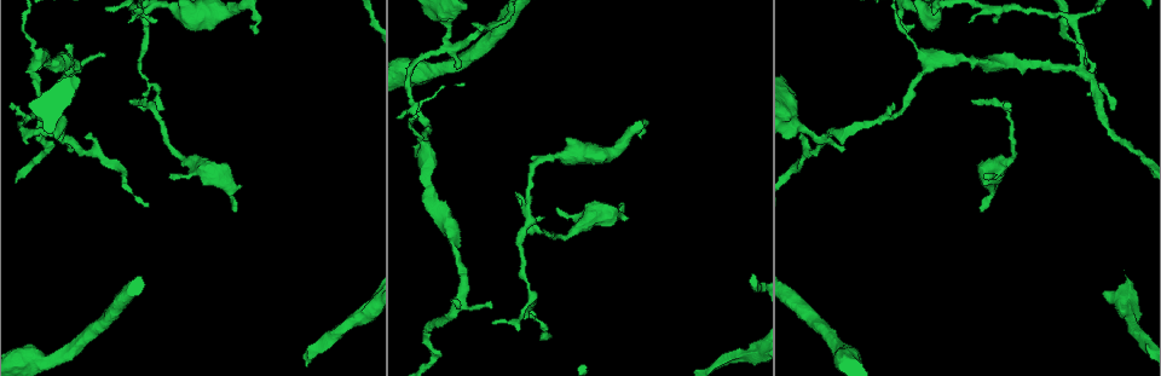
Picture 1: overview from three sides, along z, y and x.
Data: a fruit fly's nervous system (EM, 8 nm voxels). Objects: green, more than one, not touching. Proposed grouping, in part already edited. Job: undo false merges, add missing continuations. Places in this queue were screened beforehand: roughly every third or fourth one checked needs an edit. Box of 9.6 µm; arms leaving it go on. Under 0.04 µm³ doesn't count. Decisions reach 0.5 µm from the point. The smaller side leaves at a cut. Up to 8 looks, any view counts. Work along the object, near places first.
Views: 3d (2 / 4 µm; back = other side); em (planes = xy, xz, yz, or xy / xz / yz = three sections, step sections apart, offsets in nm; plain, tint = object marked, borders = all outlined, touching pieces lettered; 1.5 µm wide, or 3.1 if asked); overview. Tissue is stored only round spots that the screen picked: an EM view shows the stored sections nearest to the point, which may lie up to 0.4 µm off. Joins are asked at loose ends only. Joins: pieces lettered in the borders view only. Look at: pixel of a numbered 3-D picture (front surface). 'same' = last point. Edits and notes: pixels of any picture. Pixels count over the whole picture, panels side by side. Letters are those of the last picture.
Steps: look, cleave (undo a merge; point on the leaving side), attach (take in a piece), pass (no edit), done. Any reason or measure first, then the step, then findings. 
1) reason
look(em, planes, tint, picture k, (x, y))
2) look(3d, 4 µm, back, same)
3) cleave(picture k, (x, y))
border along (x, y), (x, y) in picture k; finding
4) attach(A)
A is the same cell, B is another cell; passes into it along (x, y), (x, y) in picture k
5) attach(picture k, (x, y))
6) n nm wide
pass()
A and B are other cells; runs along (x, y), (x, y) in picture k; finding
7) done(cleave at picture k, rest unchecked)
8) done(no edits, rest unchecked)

calibre changes
look(em, planes, tint, picture 1, (414, 133))

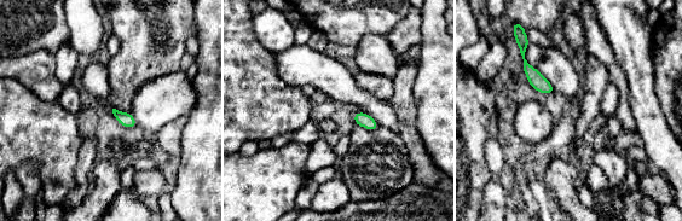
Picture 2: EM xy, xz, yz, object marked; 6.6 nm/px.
look(em, planes, borders, same)

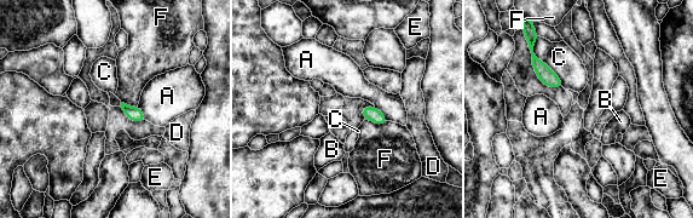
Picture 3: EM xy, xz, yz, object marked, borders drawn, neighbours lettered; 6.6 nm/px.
pass()
A, B, C, D, E and F are other cells; border along (365, 119), (377, 124), (388, 121) in picture 3; one neuron here

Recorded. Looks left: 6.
branch point
look(3d, 4 µm, picture 1, (816, 137))

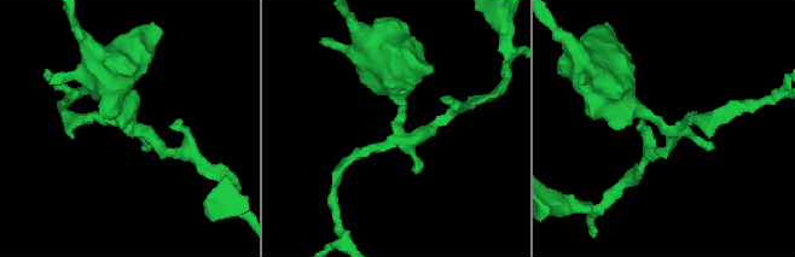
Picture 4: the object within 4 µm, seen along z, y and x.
shape alone is not enough
look(em, planes, borders, picture 4, (668, 126))

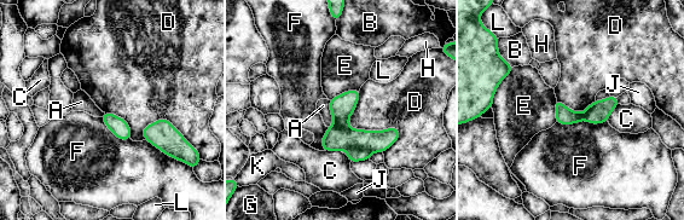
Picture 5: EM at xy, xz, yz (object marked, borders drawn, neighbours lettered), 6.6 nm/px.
120 nm wide
cleave(picture 5, (354, 154))
A, B, C, D, E, F, G, H, J, K and L are other cells; border along (347, 148), (367, 148), (372, 151) in picture 5; a second neuron is stuck on

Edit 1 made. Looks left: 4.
look(3d, 4 µm, picture 1, (970, 20))

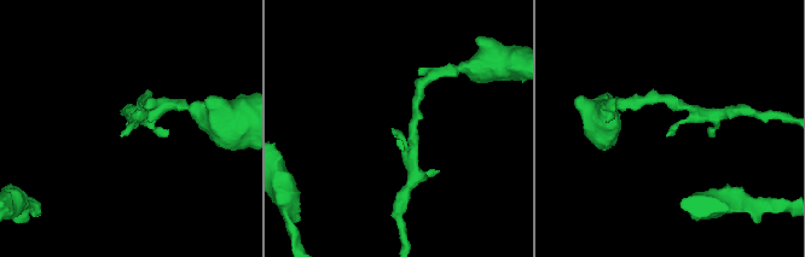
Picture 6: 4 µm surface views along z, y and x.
shape alone is not enough
look(em, planes, borders, picture 6, (120, 135))

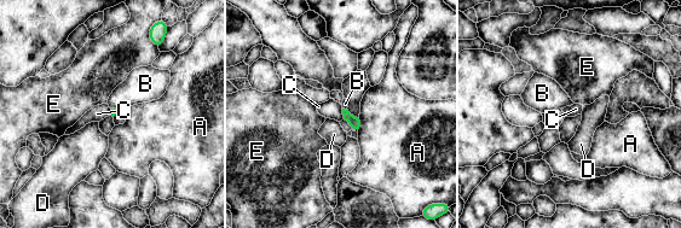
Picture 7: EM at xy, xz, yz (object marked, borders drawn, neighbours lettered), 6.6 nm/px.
pass()
A, B, C, D and E are other cells; border along (341, 109), (344, 118) in picture 7; none of them fits

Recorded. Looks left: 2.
done(cleave at picture 5, rest unchecked)

